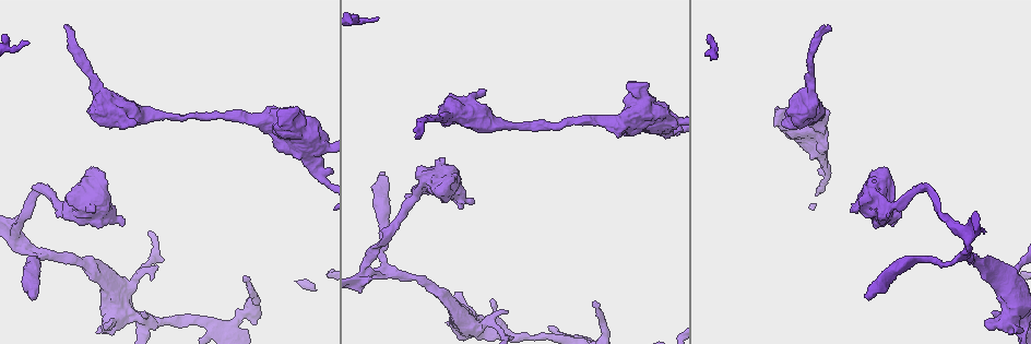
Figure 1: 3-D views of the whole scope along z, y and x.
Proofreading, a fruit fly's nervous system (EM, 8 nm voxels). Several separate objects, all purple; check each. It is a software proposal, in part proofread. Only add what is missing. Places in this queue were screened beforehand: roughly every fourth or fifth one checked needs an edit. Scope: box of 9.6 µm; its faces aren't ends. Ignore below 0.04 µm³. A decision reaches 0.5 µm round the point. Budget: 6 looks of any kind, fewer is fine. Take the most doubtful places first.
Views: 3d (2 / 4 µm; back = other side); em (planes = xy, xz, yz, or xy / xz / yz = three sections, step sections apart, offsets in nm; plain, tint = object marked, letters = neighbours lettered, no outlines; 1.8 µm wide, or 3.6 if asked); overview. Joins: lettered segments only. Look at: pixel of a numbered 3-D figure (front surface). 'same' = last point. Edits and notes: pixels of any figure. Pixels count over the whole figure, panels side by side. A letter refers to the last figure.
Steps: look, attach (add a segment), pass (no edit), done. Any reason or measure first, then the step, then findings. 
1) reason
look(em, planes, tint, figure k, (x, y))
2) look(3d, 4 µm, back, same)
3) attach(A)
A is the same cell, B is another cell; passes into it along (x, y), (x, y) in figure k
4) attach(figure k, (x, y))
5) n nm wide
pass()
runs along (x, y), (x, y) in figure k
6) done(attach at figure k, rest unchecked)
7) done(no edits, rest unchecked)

an open end
look(em, planes, letters, figure 1, (65, 26))

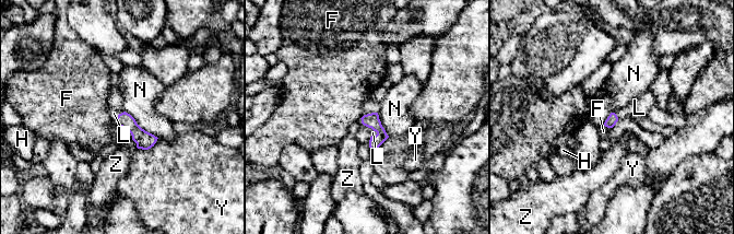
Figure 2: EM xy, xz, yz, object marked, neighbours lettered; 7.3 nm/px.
attach(L)
L is the same cell, F, H, N, Y and Z are other cells; passes into it along (143, 139), (118, 116), (114, 113) in figure 2; the neuron continues

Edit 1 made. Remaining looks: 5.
see it whole again
look(overview)

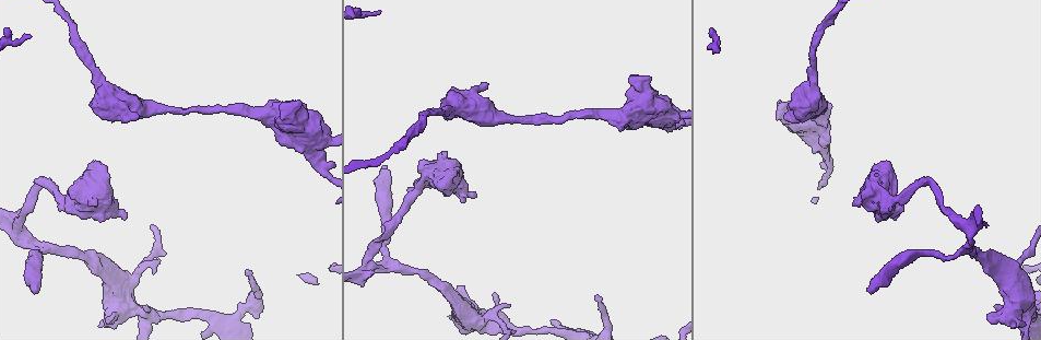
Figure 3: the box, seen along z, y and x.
arms part here
look(em, xy, step 4, tint, figure 3, (37, 247))

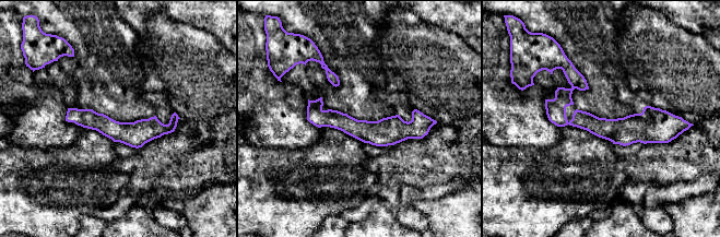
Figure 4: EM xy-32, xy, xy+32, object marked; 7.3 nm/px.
look(em, planes, tint, same)

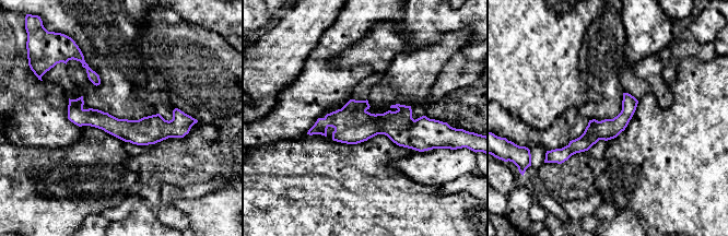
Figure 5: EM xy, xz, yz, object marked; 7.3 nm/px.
look(em, planes, letters, same)

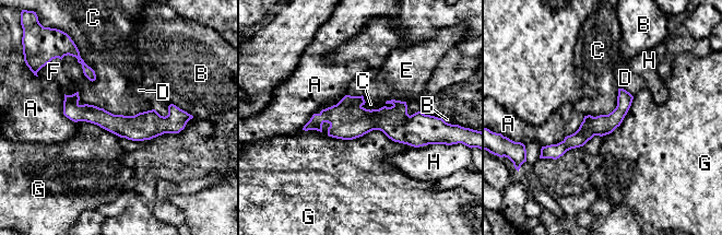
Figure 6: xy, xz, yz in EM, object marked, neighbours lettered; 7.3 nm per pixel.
pass()
A, B, C, D, E, F, G and H are other cells; border along (85, 103), (123, 115), (153, 109) in figure 6; no lettered segment goes on from it

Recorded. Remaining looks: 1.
done(attach at figure 2, rest unchecked)

